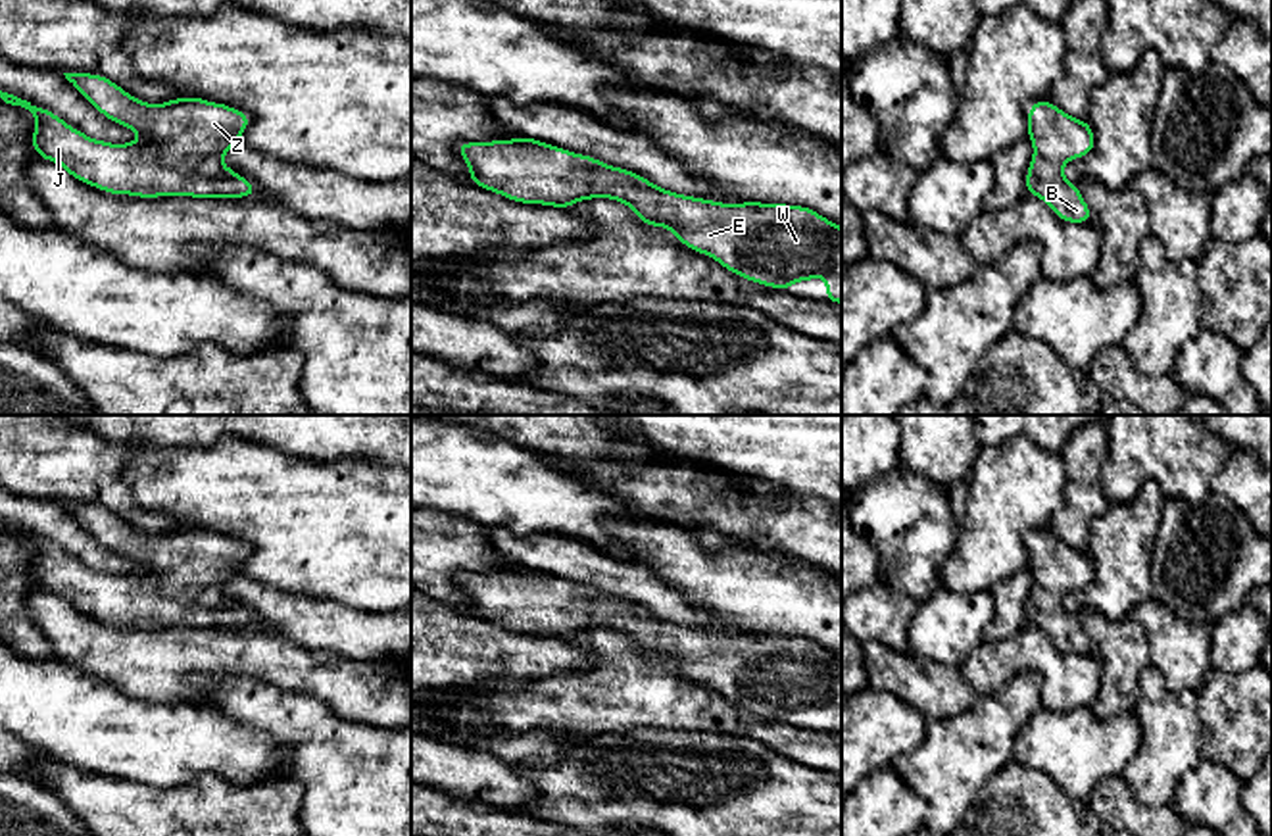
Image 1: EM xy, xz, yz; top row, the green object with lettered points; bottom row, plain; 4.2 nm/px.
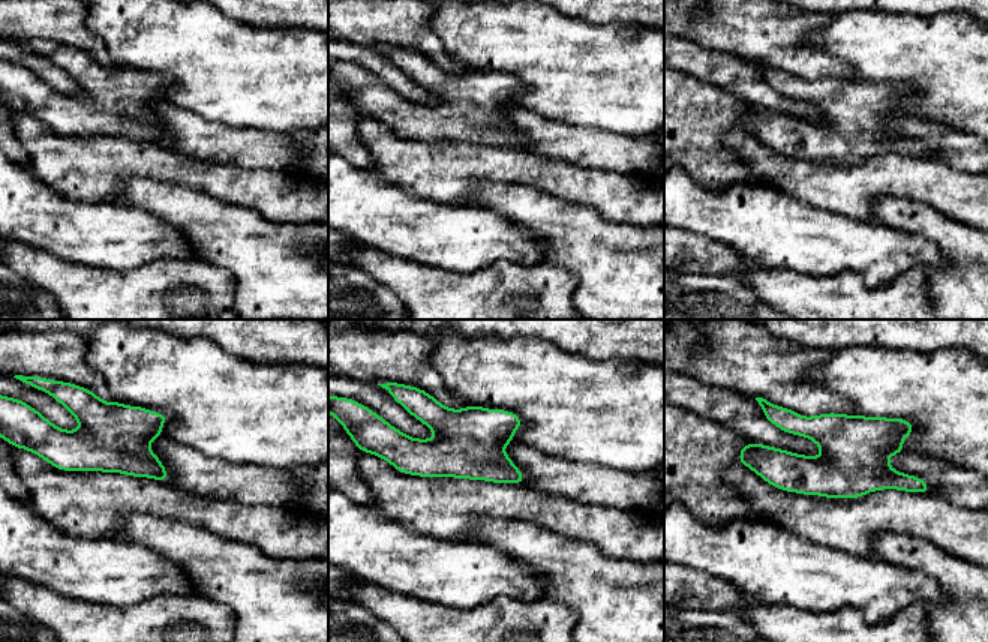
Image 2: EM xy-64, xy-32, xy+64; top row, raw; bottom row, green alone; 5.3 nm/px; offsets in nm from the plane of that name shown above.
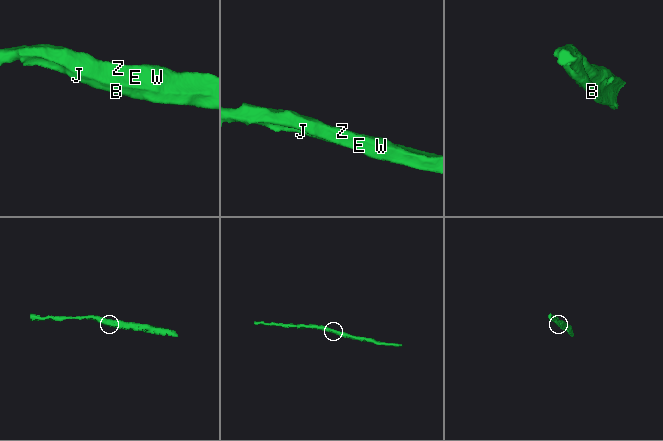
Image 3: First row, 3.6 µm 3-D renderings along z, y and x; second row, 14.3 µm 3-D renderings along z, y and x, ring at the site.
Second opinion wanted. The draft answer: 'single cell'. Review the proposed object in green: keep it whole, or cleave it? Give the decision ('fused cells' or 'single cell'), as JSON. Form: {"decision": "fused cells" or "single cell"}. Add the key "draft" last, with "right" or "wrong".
{"decision": "single cell", "draft": "right"}

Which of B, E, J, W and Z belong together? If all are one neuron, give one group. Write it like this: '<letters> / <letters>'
B E J W Z

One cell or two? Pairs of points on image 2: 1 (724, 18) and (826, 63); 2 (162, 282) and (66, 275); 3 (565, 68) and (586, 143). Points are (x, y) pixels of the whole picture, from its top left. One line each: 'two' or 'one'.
1: one
2: one
3: two

